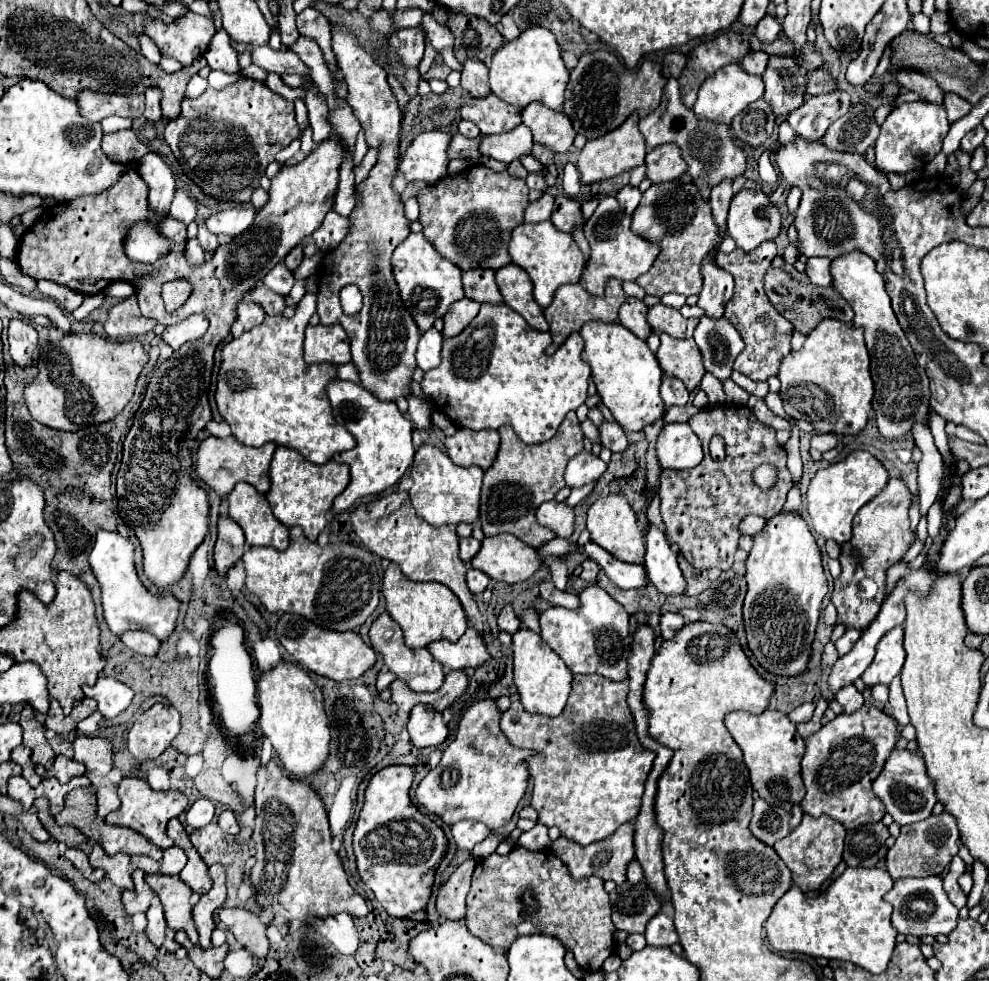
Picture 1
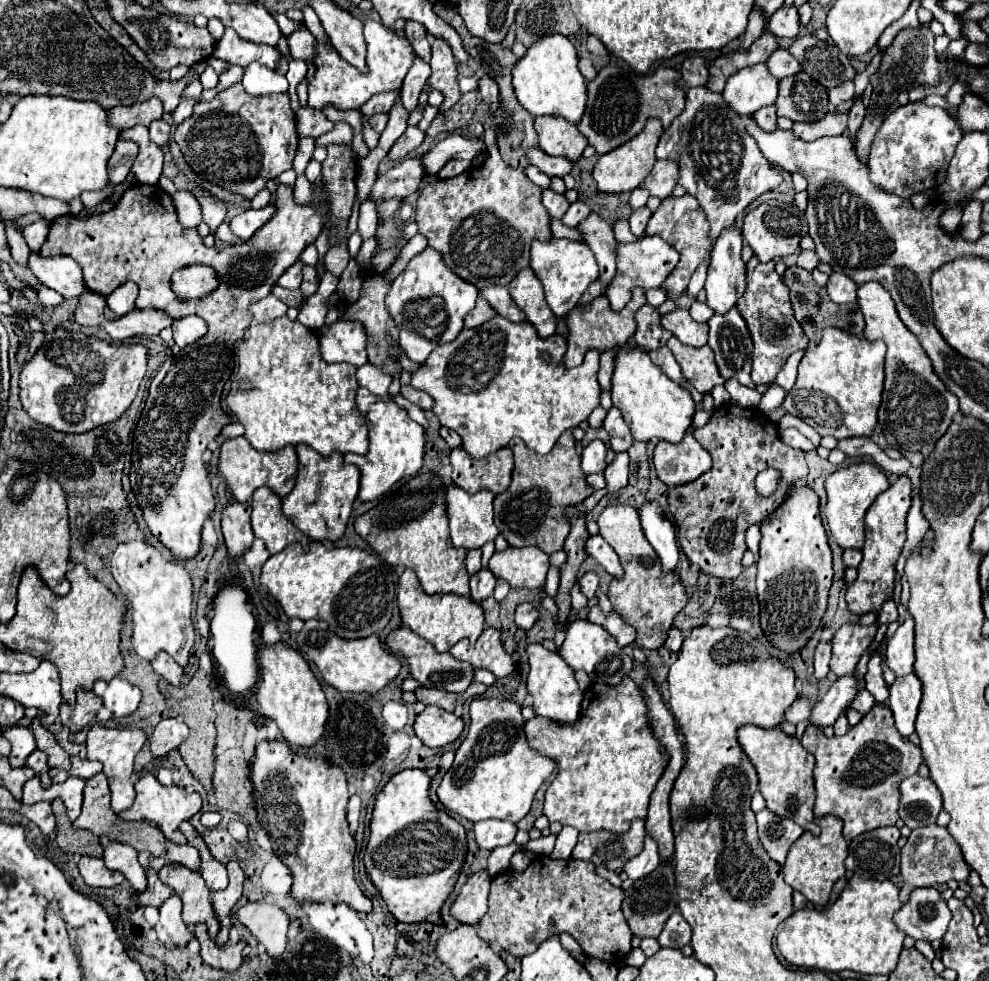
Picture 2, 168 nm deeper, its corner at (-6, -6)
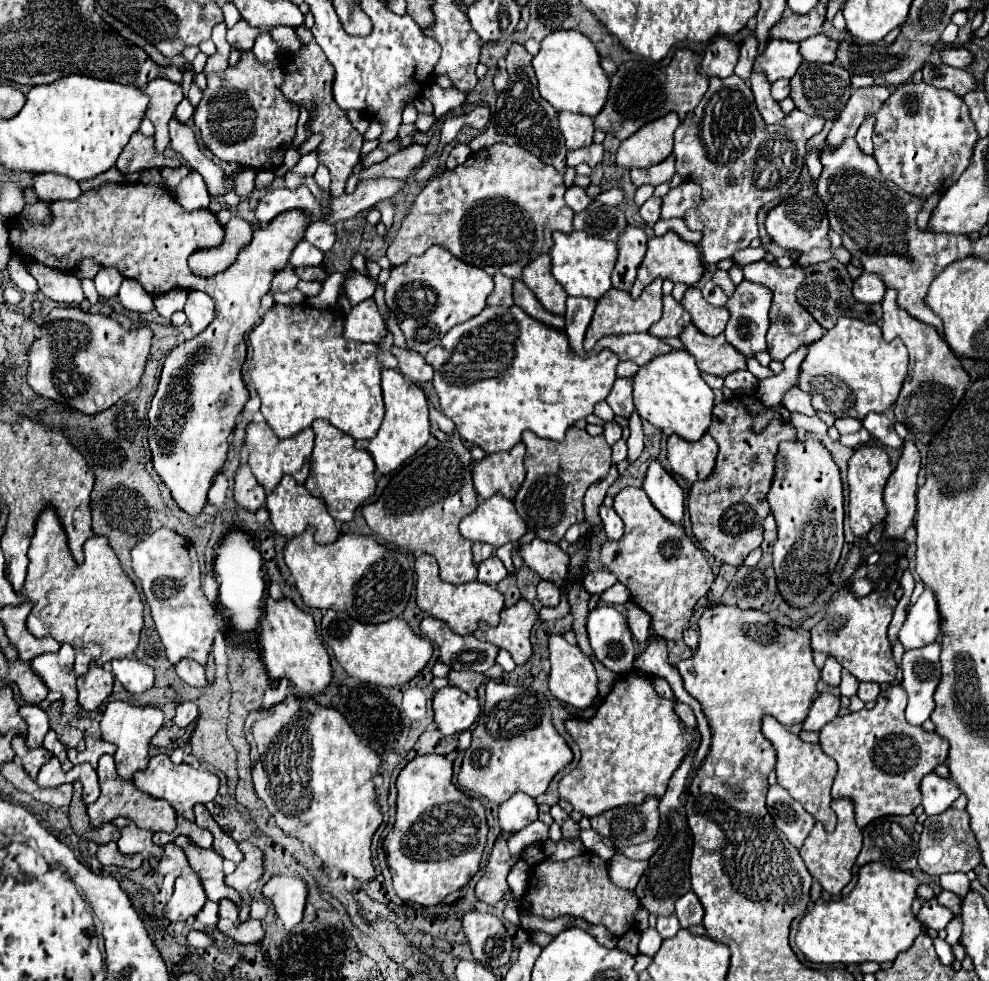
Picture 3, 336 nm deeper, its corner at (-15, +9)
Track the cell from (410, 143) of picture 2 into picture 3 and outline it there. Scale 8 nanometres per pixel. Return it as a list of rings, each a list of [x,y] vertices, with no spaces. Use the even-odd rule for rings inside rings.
[[[431,82],[425,90],[423,90],[423,96],[429,98],[435,106],[435,118],[441,118],[443,114],[459,108],[465,98],[467,98],[467,92],[461,92],[457,88],[449,88],[449,90],[443,90],[439,88],[435,82]]]

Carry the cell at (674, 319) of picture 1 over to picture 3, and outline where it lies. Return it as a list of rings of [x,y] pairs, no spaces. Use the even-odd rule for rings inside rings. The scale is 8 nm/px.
[[[689,288],[685,292],[681,304],[691,312],[693,324],[703,334],[707,334],[707,336],[723,334],[723,330],[727,326],[727,320],[729,320],[727,308],[717,308],[717,306],[711,306],[709,302],[705,302],[699,288]]]

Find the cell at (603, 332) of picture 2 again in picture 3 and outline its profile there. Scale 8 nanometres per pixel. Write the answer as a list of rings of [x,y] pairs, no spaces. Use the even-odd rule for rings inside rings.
[[[655,280],[651,286],[647,286],[643,290],[643,296],[633,300],[629,292],[623,292],[623,290],[611,290],[607,292],[607,296],[603,296],[603,300],[597,302],[597,308],[595,308],[595,314],[593,314],[593,320],[589,324],[589,330],[585,334],[585,350],[593,350],[593,346],[603,338],[603,336],[609,336],[609,334],[633,334],[633,332],[647,332],[655,322],[661,320],[661,310],[663,310],[663,292],[661,292],[661,284],[663,280]]]

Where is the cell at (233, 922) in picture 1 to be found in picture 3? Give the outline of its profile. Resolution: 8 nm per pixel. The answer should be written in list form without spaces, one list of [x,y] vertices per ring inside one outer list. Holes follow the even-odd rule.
[[[273,876],[263,886],[263,896],[275,906],[277,916],[283,920],[285,928],[293,928],[303,920],[303,910],[307,902],[307,882],[295,876]]]

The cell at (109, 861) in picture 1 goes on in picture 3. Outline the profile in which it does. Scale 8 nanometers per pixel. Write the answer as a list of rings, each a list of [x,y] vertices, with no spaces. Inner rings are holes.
[[[129,822],[121,830],[119,838],[119,850],[123,854],[145,854],[145,856],[161,856],[161,848],[153,844],[153,832],[151,830],[141,830],[133,822]]]

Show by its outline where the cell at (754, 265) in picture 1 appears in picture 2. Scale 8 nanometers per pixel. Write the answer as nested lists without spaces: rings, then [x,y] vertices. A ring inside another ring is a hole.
[[[752,257],[746,263],[746,291],[736,303],[740,315],[744,317],[750,337],[754,341],[754,353],[752,353],[752,381],[756,385],[760,383],[774,383],[778,371],[784,367],[786,359],[798,351],[806,349],[808,339],[800,327],[800,323],[792,315],[790,299],[786,285],[782,283],[780,275],[774,269],[774,261],[760,263],[756,257]]]

